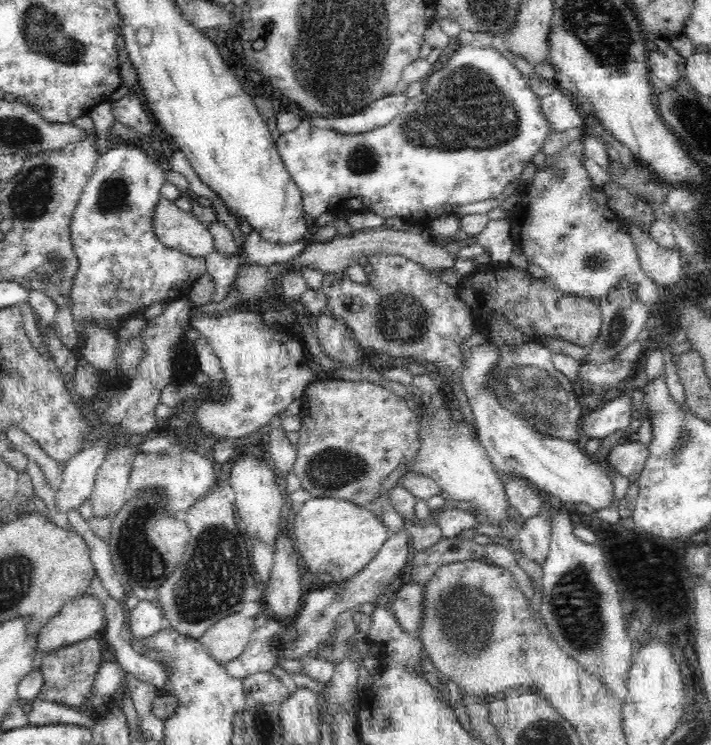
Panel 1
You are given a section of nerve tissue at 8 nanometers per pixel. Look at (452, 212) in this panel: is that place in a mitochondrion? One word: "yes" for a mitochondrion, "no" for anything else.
no

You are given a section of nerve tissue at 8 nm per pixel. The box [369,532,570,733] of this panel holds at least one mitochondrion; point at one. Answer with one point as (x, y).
(467, 616)

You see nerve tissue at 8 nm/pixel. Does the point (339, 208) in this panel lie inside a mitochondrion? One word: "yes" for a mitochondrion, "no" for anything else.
no

